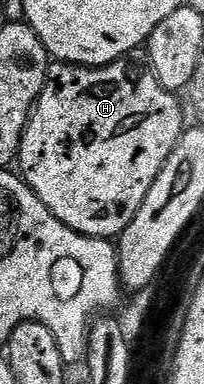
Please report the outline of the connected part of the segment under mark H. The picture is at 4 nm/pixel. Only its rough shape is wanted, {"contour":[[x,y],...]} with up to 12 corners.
{"contour":[[54,61],[20,177],[116,239],[182,141],[148,61]]}

